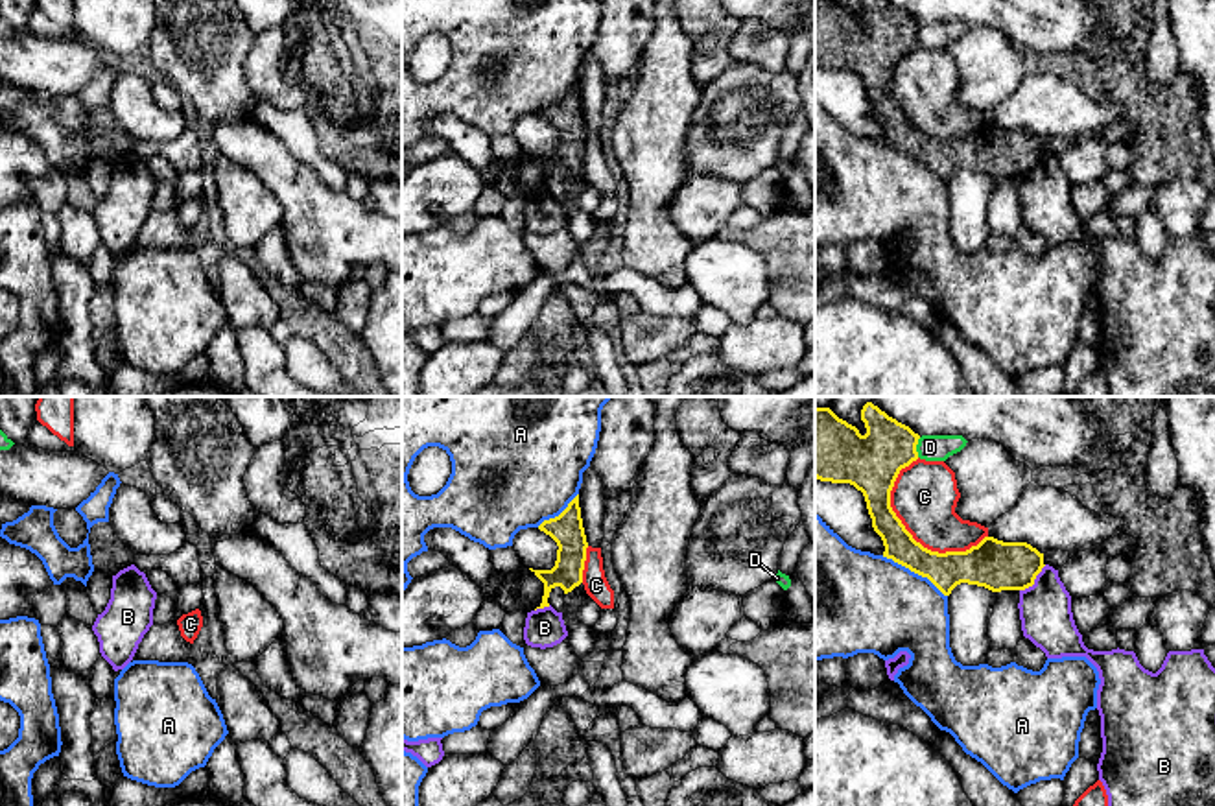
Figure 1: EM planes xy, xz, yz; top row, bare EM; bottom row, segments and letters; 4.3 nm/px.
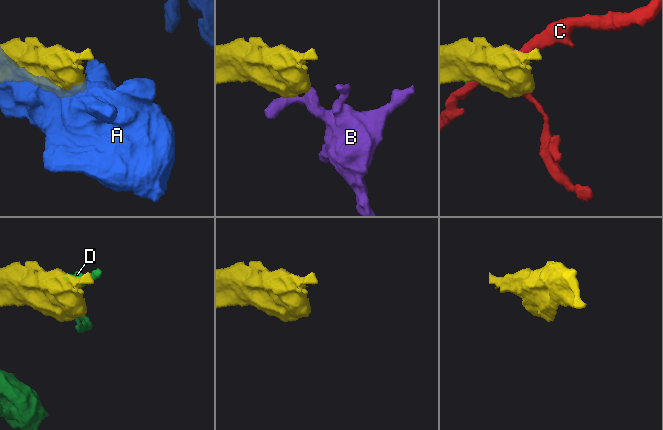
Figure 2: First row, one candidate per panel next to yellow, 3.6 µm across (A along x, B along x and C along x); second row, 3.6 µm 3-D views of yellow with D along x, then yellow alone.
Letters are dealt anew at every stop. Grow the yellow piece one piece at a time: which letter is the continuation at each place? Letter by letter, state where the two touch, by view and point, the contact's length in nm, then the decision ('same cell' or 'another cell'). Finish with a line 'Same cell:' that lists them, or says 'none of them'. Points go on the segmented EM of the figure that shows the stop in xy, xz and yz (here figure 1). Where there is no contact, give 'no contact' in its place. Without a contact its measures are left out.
A: contact yz (915, 572); length 340 nm; another cell
B: contact yz (1033, 581); length 170 nm; another cell
C: contact yz (915, 541); length 480 nm; another cell
D: contact yz (915, 447); length 90 nm; another cell
Same cell: none of them

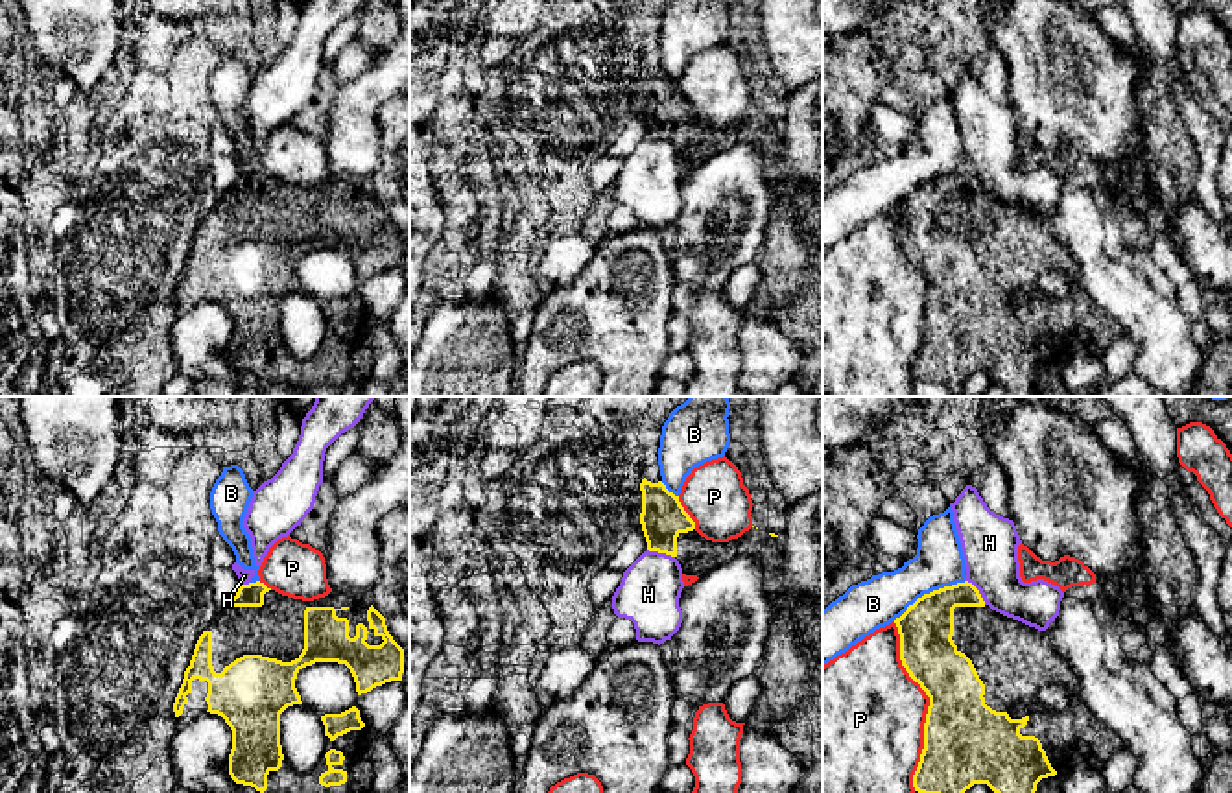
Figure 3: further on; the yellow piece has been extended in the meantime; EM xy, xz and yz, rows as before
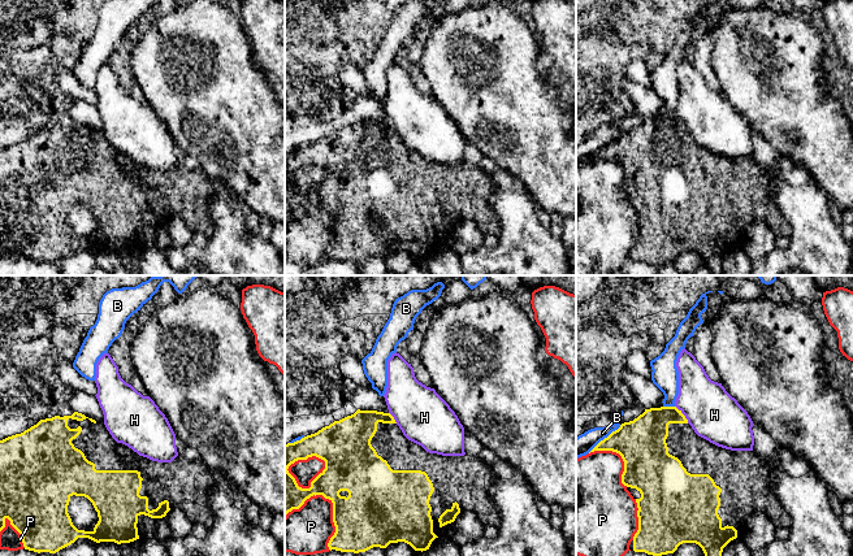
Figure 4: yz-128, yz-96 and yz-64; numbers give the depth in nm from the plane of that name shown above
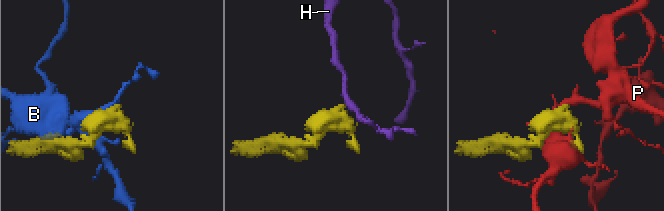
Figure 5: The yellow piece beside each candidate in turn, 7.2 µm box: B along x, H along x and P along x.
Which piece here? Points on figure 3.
B: contact yz (930, 592); length 360 nm; another cell
H: contact xz (661, 552); length 130 nm; another cell
P: contact yz (928, 707); length 750 nm; another cell
Same cell: none of them

